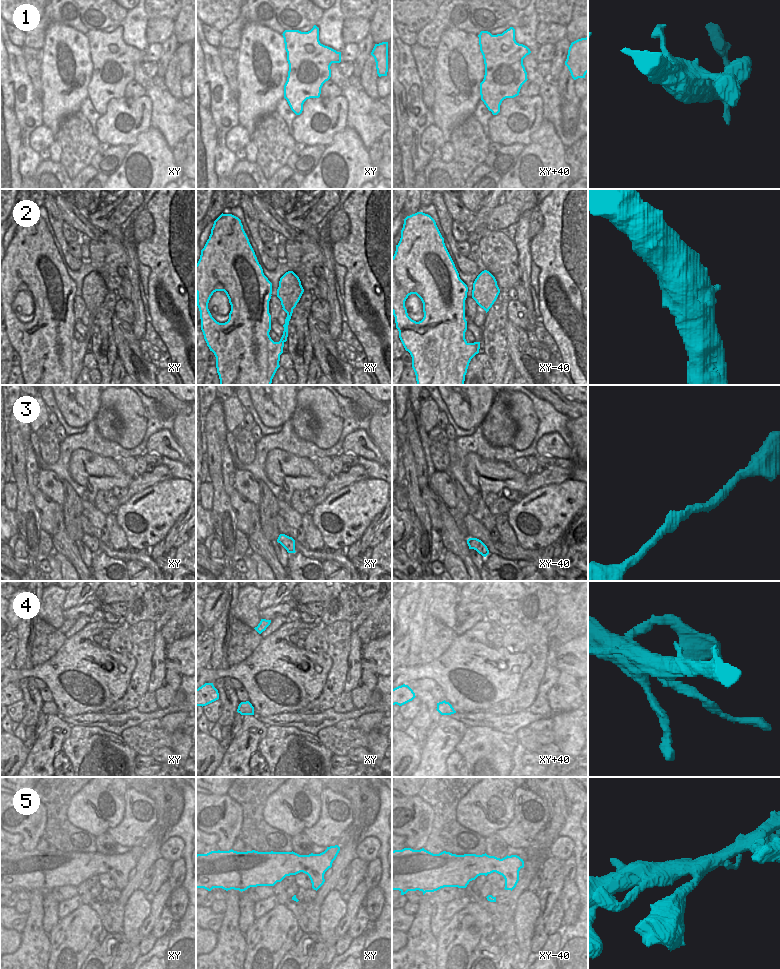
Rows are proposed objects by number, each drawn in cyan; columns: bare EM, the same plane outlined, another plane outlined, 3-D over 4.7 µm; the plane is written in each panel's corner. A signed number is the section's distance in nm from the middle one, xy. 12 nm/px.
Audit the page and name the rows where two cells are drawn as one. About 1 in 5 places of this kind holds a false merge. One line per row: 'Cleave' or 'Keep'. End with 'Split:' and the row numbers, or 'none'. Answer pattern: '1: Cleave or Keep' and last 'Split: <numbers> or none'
1: Keep
2: Keep
3: Keep
4: Cleave
5: Keep
Split: 4

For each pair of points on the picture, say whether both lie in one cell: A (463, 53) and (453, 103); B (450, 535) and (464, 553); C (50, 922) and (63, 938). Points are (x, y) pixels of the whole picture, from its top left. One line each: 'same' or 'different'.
A: same
B: same
C: different

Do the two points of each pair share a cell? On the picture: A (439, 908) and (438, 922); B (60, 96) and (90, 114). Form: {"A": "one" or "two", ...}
{"A": "one", "B": "two"}

